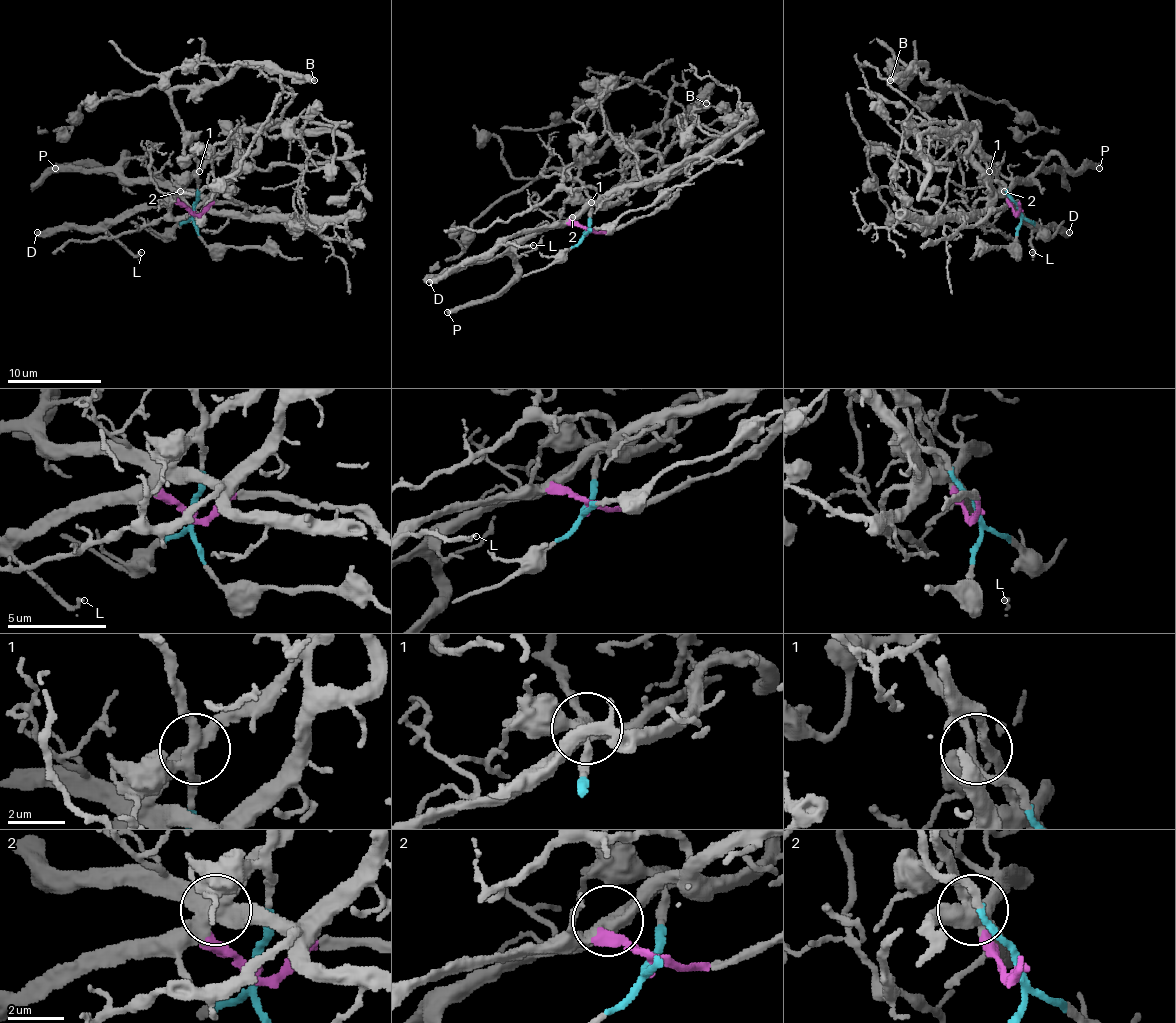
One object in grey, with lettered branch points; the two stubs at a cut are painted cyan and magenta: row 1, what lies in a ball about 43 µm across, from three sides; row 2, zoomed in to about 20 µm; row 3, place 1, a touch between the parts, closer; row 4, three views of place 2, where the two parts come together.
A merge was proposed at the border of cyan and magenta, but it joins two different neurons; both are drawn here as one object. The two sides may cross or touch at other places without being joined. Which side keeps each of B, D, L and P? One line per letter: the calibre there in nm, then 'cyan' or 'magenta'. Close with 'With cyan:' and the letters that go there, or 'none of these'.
B: calibre 600 nm; cyan
D: calibre 420 nm; magenta
L: calibre 160 nm; magenta
P: calibre 440 nm; cyan
With cyan: B, P

